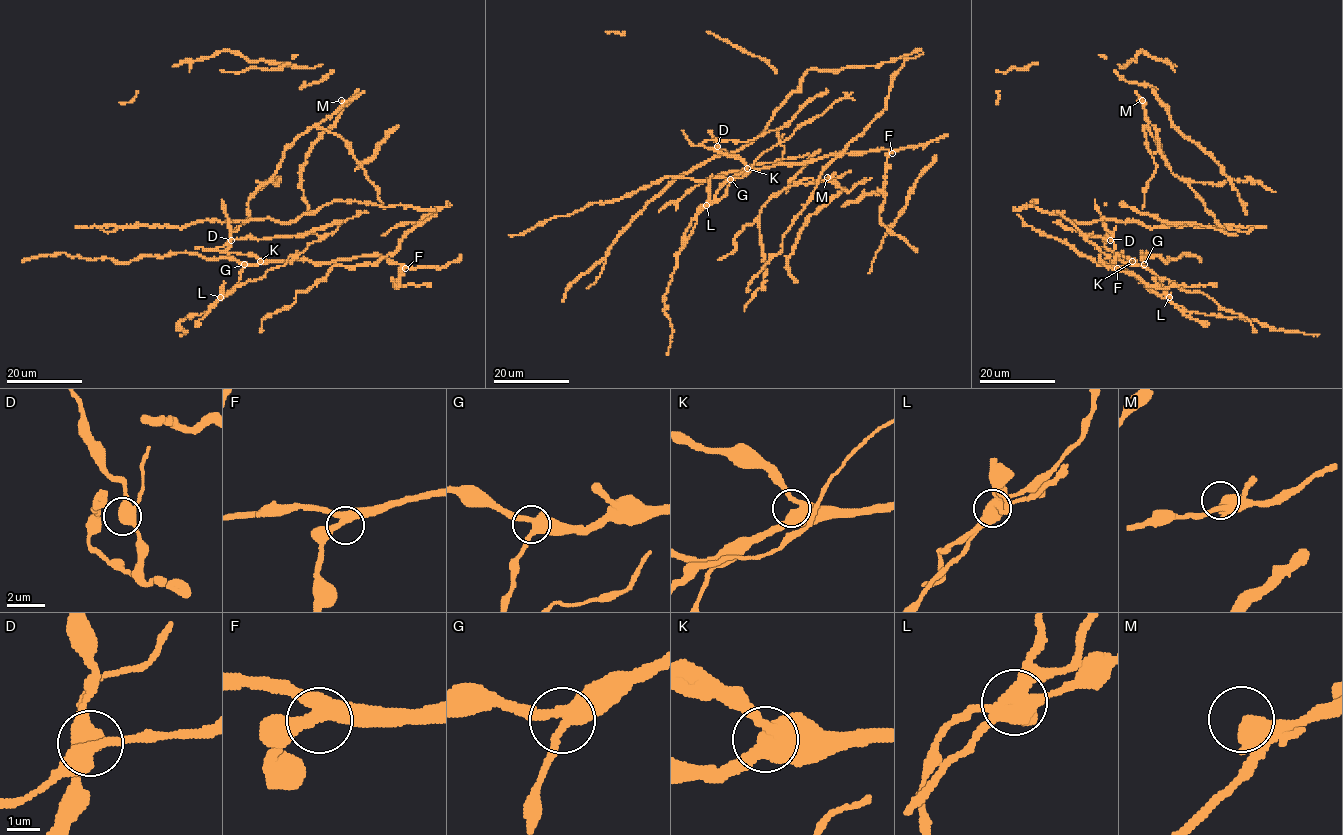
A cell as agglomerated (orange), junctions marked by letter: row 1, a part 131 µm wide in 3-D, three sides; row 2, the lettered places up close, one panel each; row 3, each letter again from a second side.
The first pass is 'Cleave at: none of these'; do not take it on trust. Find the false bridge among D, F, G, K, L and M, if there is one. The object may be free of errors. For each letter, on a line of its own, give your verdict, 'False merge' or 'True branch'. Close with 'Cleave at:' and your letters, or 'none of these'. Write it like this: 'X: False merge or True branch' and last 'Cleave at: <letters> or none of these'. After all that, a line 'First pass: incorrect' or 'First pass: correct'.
D: True branch
F: True branch
G: True branch
K: True branch
L: False merge
M: True branch
Cleave at: L
First pass: incorrect

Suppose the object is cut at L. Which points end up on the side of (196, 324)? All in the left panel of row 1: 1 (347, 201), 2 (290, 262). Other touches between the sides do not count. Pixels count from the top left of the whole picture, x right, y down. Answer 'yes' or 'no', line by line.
1: yes
2: no

